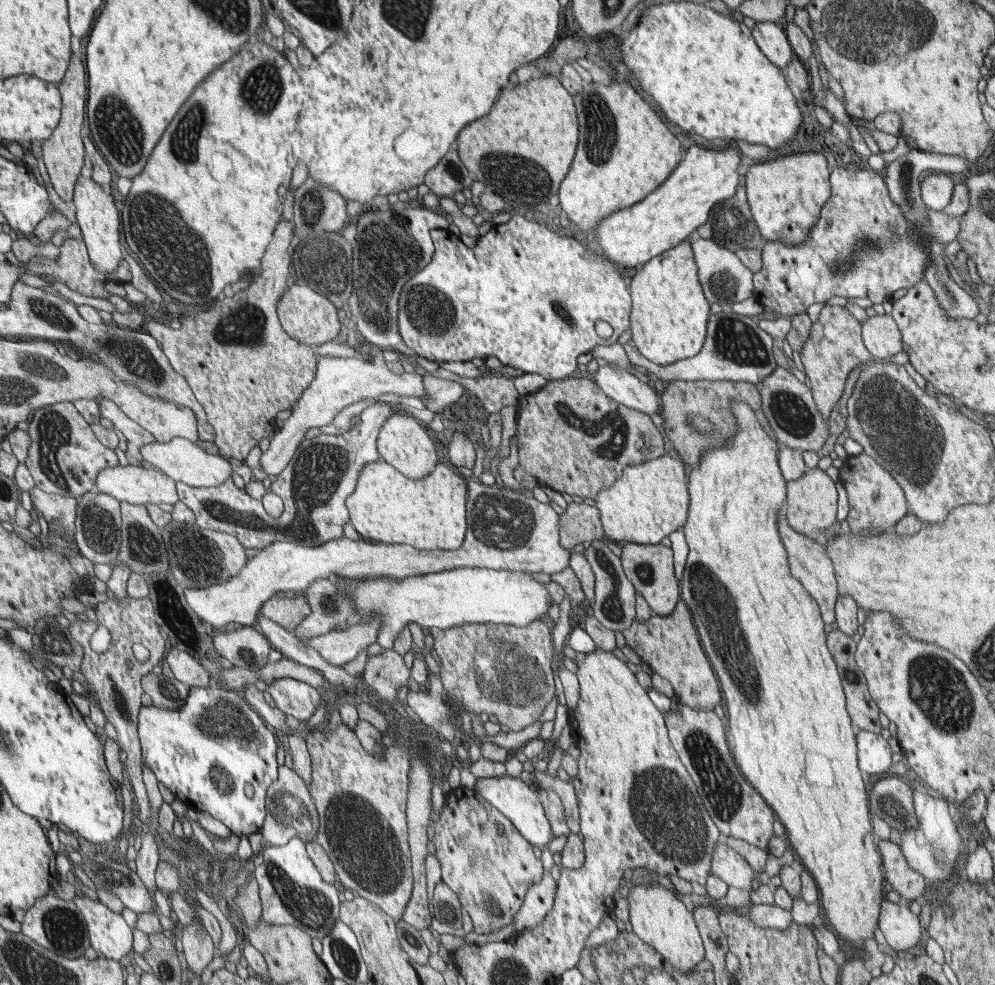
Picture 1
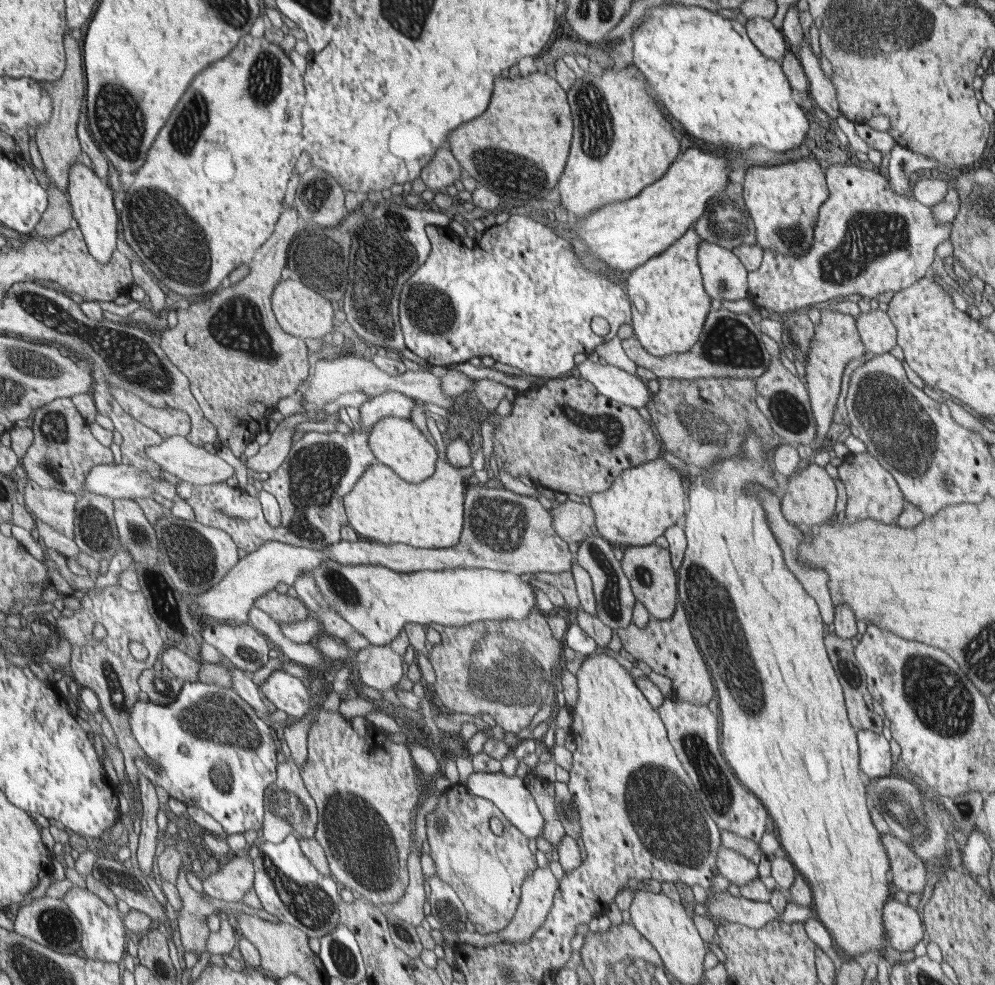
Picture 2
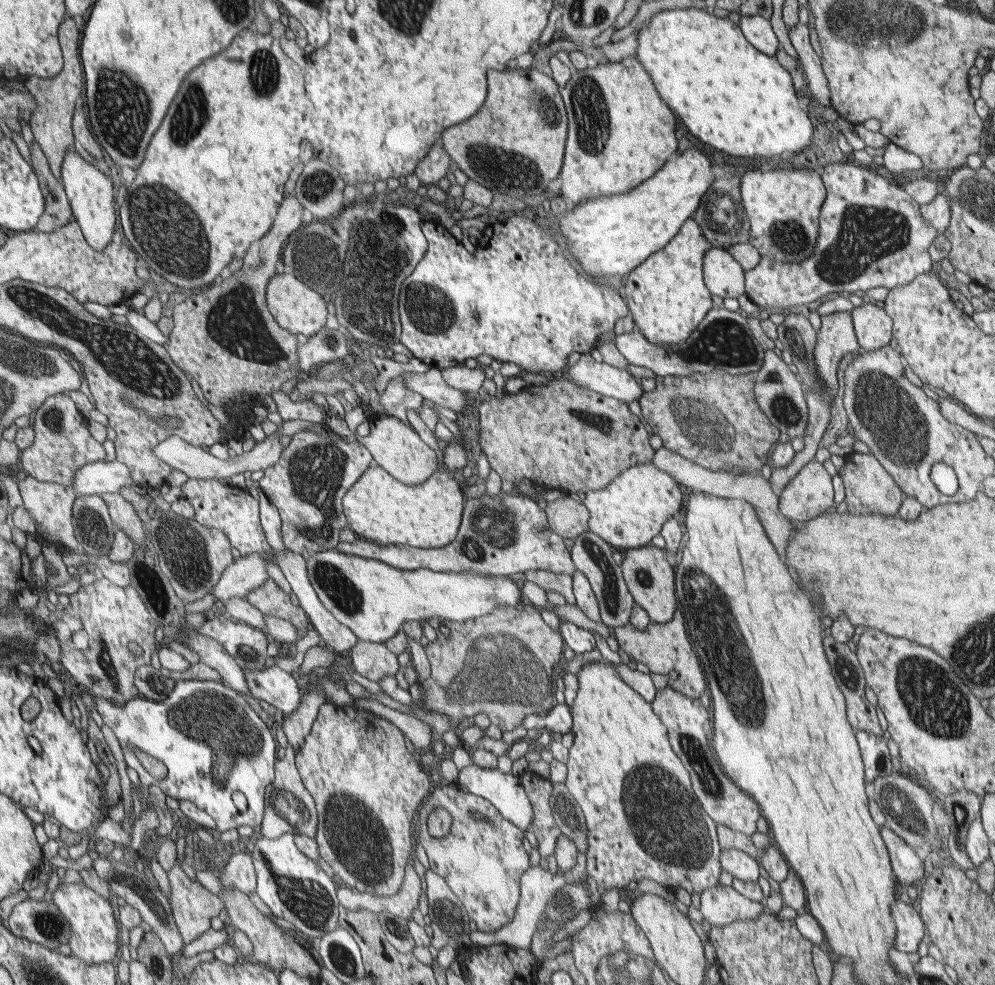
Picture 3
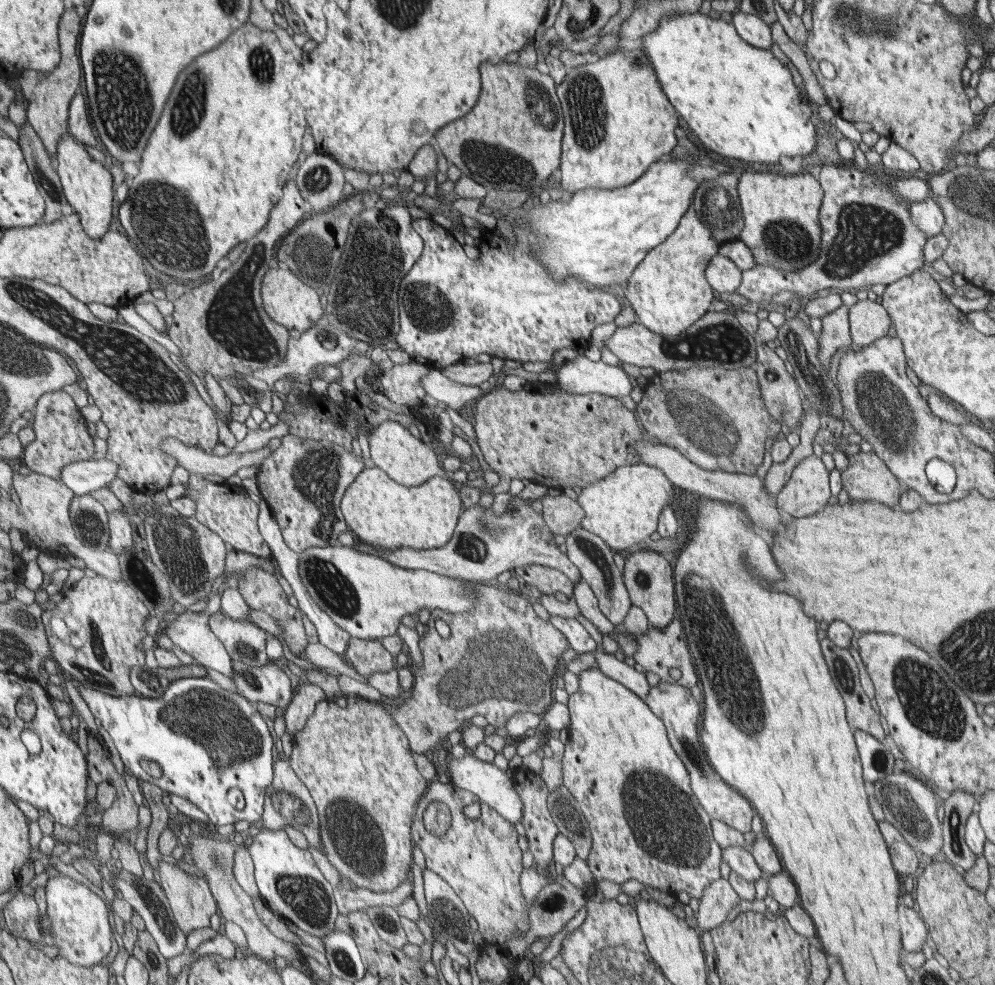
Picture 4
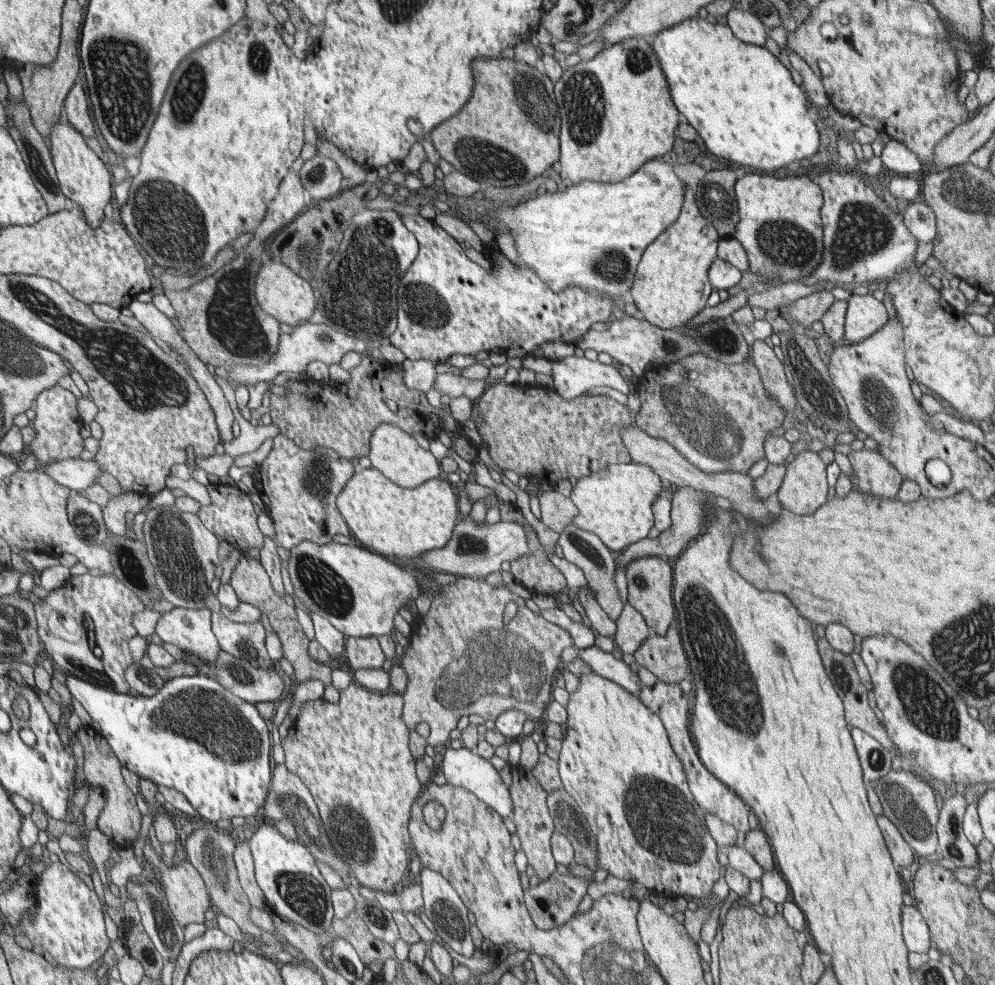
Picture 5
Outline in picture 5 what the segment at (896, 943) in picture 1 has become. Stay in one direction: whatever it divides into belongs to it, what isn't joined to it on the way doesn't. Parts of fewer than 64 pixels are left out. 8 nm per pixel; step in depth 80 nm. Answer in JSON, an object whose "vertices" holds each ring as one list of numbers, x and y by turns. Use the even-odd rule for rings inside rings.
{"vertices":[[903,905,901,926,904,943,909,952,928,953,931,943,929,929,914,905]]}

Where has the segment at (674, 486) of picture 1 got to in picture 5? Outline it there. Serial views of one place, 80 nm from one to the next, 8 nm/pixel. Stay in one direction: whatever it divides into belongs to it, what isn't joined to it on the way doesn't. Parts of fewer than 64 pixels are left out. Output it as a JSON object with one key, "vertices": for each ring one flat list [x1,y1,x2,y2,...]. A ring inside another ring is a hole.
{"vertices":[[614,464,576,481,571,500,578,508,574,524,593,532,613,552,629,547,639,540,647,540,648,530,655,526,653,506,662,494,662,479,650,466,642,464]]}

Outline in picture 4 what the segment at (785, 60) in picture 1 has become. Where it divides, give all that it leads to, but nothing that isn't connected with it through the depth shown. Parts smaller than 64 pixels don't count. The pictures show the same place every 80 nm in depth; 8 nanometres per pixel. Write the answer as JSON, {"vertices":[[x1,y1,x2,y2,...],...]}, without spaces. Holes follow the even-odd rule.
{"vertices":[[740,10,734,12,732,20,737,33,748,44,768,51,771,50,774,43,770,30,771,26,768,26,764,20,760,20,754,14,742,13]]}

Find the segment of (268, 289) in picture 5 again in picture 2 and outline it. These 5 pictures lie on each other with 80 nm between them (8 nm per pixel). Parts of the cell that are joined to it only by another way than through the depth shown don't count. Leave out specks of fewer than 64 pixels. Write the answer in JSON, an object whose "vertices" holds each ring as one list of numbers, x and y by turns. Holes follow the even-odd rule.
{"vertices":[[294,280,279,282,273,292,273,311,276,313,277,321,286,332,294,336,305,338,322,339,330,336,331,332,337,330,338,312,334,312,335,304,330,304,325,296,316,294,309,286]]}

